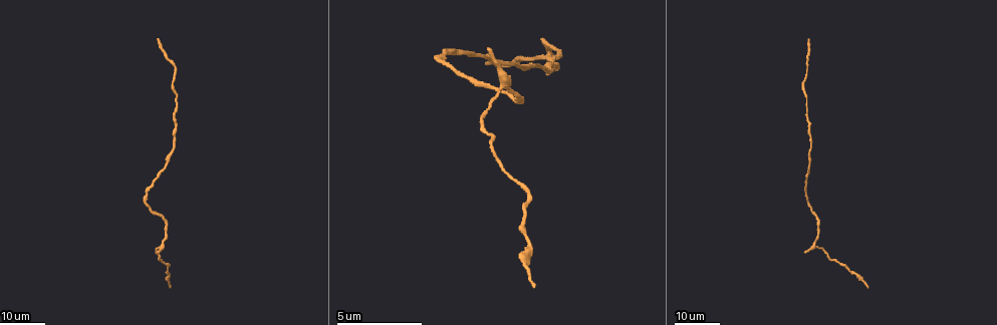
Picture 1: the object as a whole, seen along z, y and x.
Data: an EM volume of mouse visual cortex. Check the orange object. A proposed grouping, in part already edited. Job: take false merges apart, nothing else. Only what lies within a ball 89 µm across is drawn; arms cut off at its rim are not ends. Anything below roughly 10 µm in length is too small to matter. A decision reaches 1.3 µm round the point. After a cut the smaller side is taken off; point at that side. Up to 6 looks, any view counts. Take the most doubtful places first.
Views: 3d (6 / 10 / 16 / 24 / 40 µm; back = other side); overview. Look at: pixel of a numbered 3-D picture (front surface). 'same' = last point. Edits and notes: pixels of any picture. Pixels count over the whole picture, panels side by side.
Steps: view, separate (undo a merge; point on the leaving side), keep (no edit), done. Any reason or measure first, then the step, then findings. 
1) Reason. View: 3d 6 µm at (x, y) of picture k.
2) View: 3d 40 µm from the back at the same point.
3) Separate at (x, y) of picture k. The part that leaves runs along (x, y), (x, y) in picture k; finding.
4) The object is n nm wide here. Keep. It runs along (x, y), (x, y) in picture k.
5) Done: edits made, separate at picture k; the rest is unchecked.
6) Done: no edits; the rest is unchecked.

Three arms meet. View: 3d 16 µm at (815, 246) of picture 1.

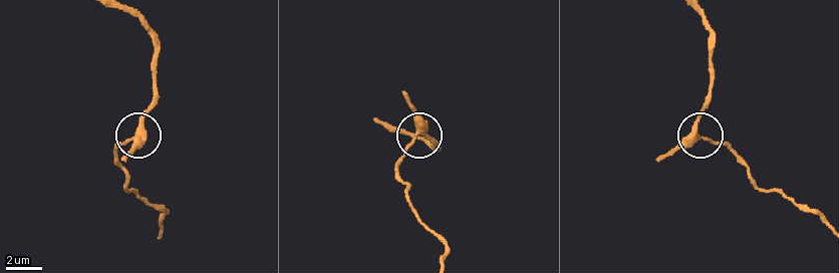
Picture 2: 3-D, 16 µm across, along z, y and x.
View: 3d 10 µm at (418, 133) of picture 2.

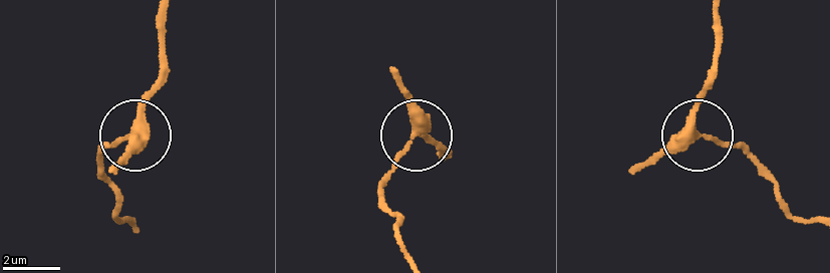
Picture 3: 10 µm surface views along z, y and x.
Keep. It runs along (717, 11), (717, 68), (696, 126), (743, 153) in picture 3; all the same neuron.

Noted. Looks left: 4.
View: 3d 24 µm at (476, 56) of picture 1.

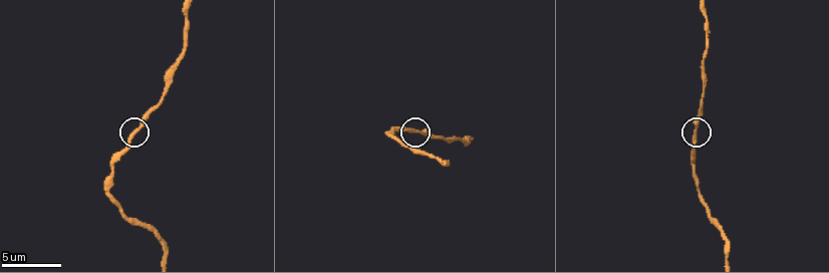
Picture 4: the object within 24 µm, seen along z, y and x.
View: 3d 6 µm at (135, 132) of picture 4.

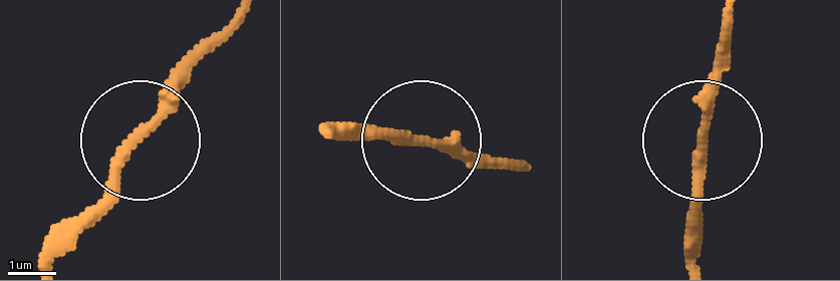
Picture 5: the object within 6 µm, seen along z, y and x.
The side arm is 37 µm long. Keep. It runs along (708, 141), (720, 28) in picture 5; one neuron here.

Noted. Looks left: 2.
Thick turns thin. View: 3d 16 µm at (803, 79) of picture 1.

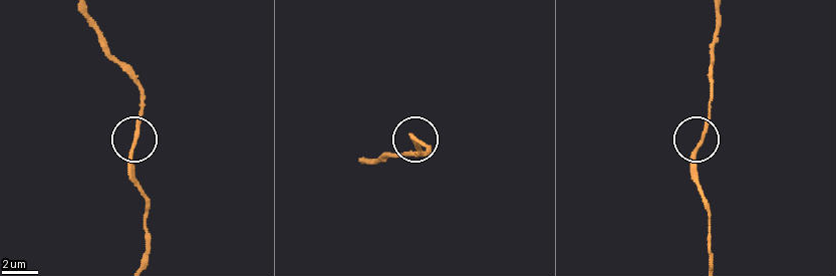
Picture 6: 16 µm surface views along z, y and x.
Closer look. View: 3d 6 µm at (701, 144) of picture 6.

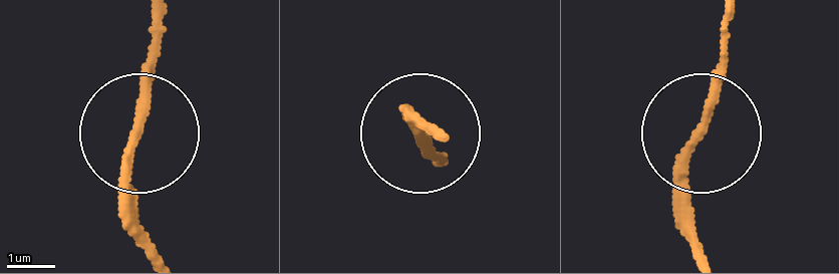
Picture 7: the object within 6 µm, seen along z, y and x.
Keep. It runs along (698, 248), (690, 153), (727, 24) in picture 7; all the same neuron.

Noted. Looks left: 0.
Done: no edits; the rest is unchecked.

